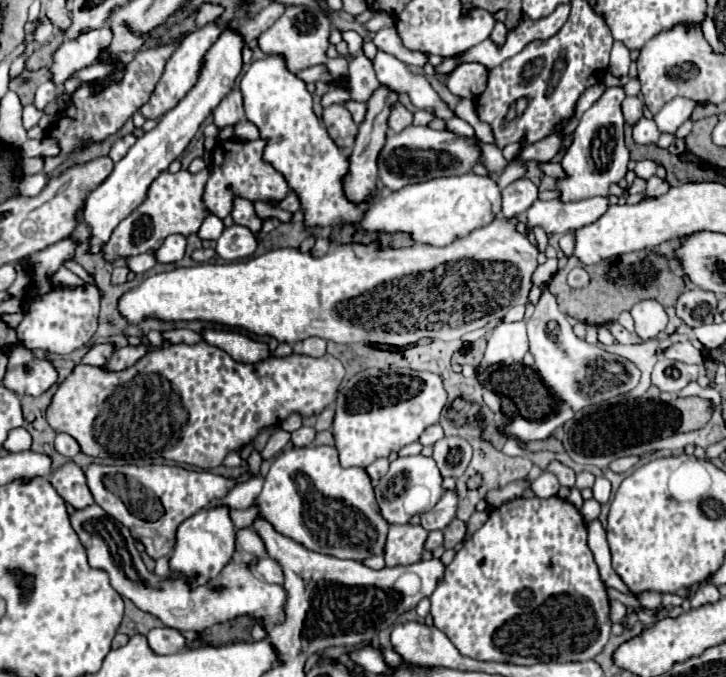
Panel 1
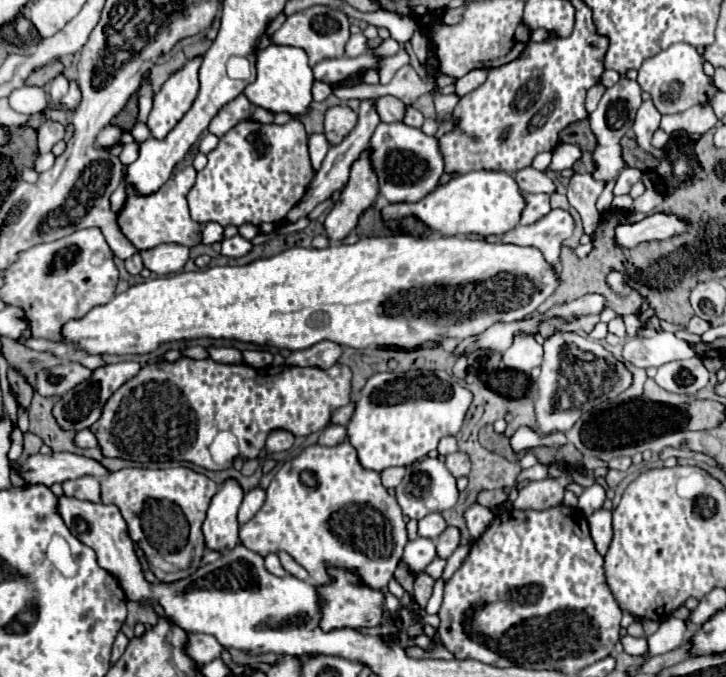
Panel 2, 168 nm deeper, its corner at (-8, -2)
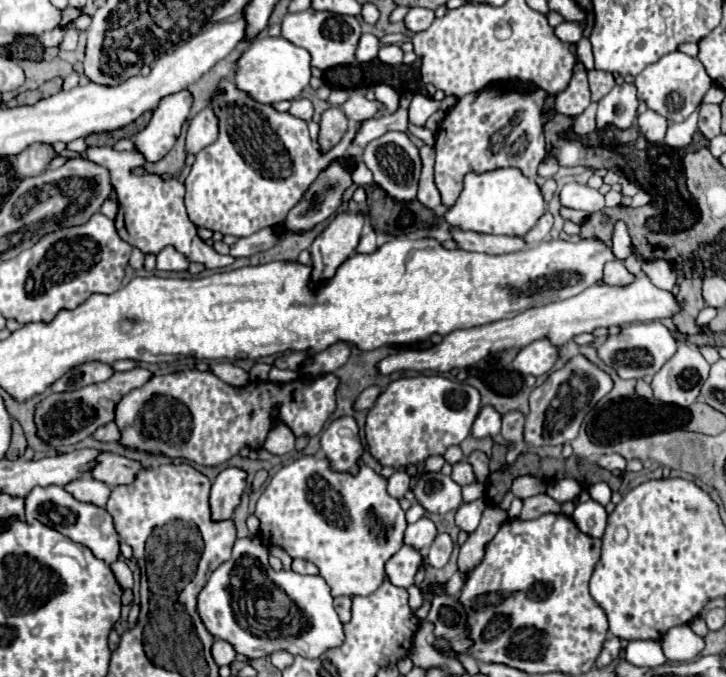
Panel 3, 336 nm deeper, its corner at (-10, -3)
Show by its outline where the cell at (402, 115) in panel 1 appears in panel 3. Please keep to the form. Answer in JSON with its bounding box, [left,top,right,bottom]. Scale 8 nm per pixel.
[342,89,382,121]

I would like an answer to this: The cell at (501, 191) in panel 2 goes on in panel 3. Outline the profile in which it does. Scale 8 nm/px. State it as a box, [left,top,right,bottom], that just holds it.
[446,169,546,237]

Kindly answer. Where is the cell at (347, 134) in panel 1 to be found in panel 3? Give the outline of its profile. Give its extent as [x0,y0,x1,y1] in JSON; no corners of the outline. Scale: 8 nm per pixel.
[318,107,348,153]

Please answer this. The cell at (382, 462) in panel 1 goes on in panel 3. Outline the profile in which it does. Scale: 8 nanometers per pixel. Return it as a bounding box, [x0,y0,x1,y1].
[388,469,410,499]

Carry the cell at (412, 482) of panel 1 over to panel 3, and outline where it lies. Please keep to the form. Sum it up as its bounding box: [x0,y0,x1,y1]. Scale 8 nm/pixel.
[416,473,462,513]

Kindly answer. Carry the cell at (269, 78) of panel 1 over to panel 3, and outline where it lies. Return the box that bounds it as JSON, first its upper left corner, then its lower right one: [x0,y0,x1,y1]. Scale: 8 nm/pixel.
[232,37,310,103]

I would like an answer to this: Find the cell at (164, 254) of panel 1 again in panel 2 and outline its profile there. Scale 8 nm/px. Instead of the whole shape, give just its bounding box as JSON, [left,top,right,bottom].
[140,244,190,274]

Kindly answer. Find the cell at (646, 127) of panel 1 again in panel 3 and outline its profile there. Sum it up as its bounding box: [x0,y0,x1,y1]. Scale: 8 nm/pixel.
[666,111,698,149]

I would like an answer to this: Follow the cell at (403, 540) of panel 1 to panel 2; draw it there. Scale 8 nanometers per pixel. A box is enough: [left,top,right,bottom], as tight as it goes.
[414,572,434,610]

